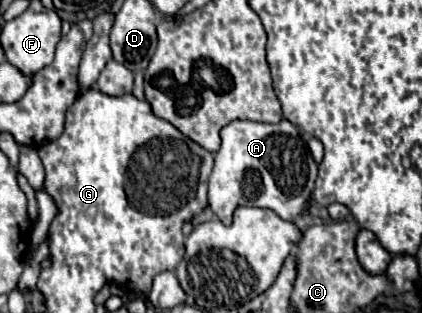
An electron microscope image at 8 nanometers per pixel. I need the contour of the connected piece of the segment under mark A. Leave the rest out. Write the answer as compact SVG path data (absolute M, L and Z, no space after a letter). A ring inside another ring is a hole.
M235 120L221 130L221 148L215 152L215 166L209 176L209 208L219 216L223 224L231 224L233 210L237 206L269 208L283 220L291 220L307 208L311 190L317 178L317 164L309 154L299 128L287 120L279 124L261 124L251 120Z

